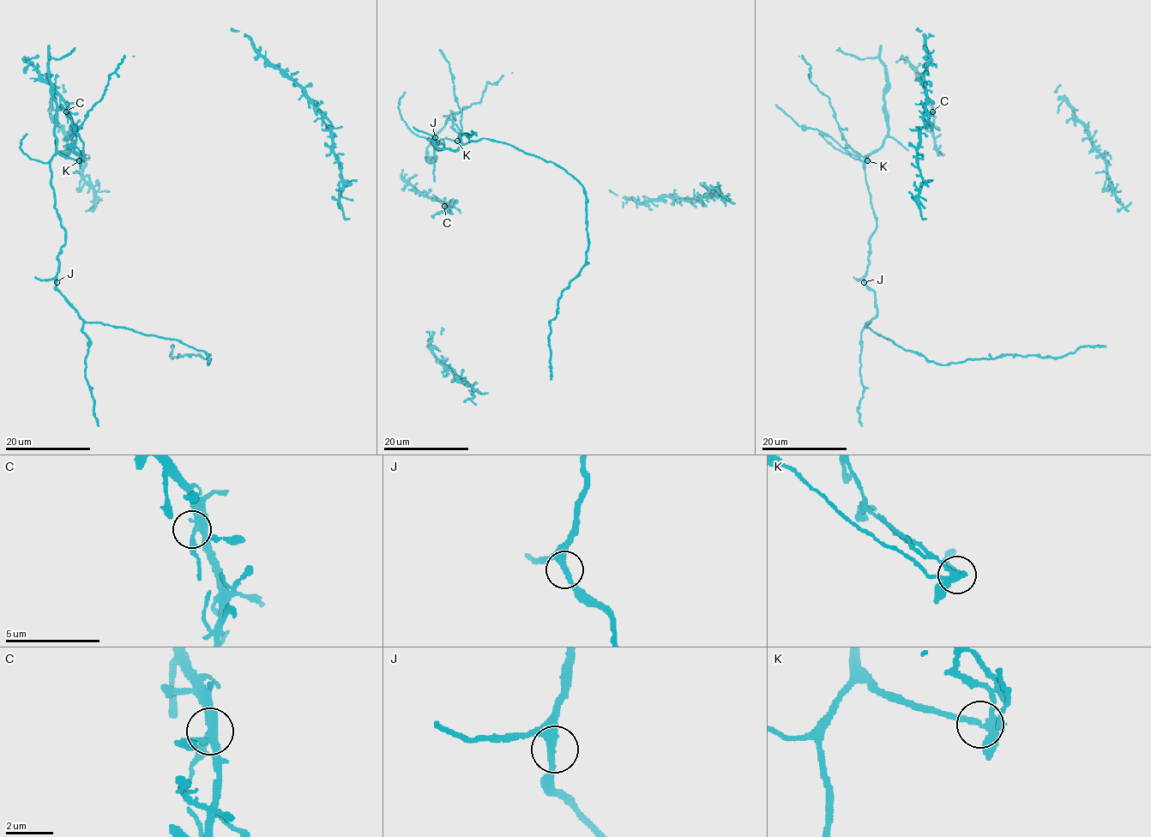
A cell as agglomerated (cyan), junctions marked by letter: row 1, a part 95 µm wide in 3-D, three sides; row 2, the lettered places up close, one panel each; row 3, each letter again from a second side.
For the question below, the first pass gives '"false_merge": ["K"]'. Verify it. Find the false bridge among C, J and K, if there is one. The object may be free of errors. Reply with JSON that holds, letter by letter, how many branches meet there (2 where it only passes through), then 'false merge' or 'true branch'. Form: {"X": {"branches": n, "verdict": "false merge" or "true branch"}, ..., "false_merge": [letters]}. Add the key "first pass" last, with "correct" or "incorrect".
{"C": {"branches": 4, "verdict": "true branch"}, "J": {"branches": 3, "verdict": "true branch"}, "K": {"branches": 4, "verdict": "false merge"}, "false_merge": ["K"], "first pass": "correct"}

